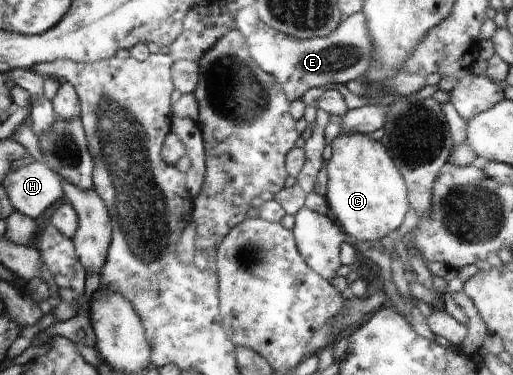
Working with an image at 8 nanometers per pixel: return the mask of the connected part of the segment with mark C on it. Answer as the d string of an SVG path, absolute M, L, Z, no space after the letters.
M341 134L332 142L333 154L328 160L327 193L325 198L333 218L340 225L341 230L349 237L353 244L358 242L375 242L396 232L405 220L410 207L407 201L406 185L397 170L395 163L383 148L379 140L373 140L369 134Z

